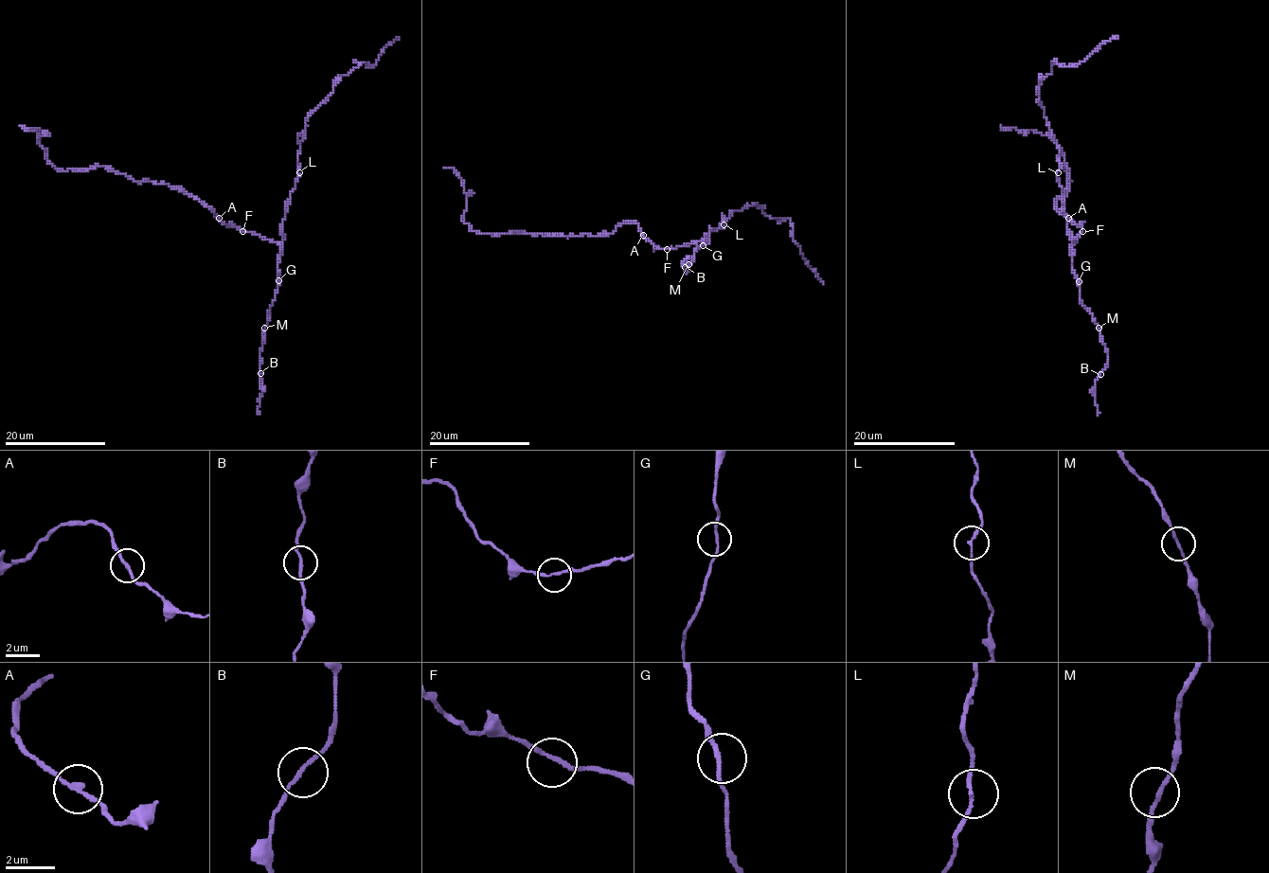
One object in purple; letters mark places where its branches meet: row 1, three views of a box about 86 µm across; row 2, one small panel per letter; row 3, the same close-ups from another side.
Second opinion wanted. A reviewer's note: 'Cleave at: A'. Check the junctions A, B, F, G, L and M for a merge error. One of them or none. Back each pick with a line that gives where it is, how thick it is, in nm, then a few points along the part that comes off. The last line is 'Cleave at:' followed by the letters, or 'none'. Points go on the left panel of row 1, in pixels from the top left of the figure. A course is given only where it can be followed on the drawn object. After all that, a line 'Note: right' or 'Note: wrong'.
Cleave at: none
Note: wrong

